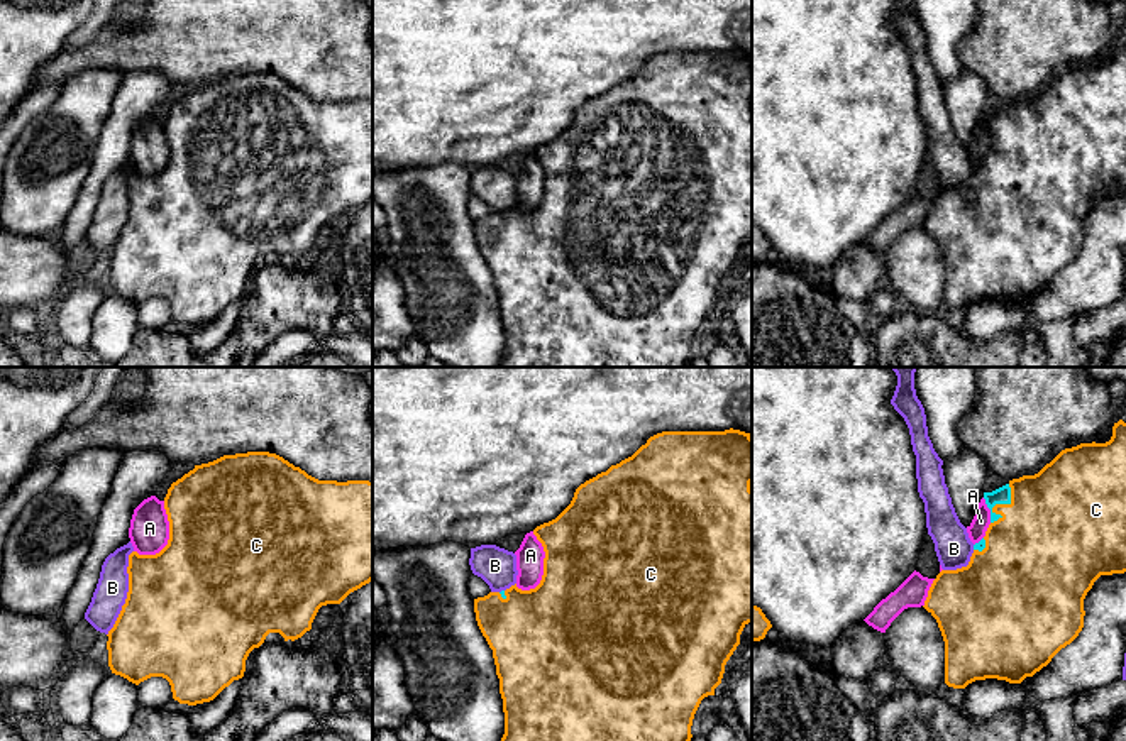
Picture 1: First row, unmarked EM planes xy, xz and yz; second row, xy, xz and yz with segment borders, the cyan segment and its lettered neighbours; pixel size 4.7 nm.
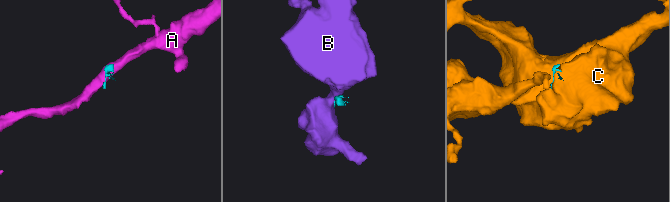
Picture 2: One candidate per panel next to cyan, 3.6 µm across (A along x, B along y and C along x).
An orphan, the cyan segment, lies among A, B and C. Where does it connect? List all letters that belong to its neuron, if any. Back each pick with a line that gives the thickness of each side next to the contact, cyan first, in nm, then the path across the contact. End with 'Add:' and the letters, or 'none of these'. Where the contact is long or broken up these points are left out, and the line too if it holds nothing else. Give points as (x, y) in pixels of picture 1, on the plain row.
C: 80/440 nm | across yz (1003, 115), (1001, 124), (1030, 137), (1045, 153)
Add: C

